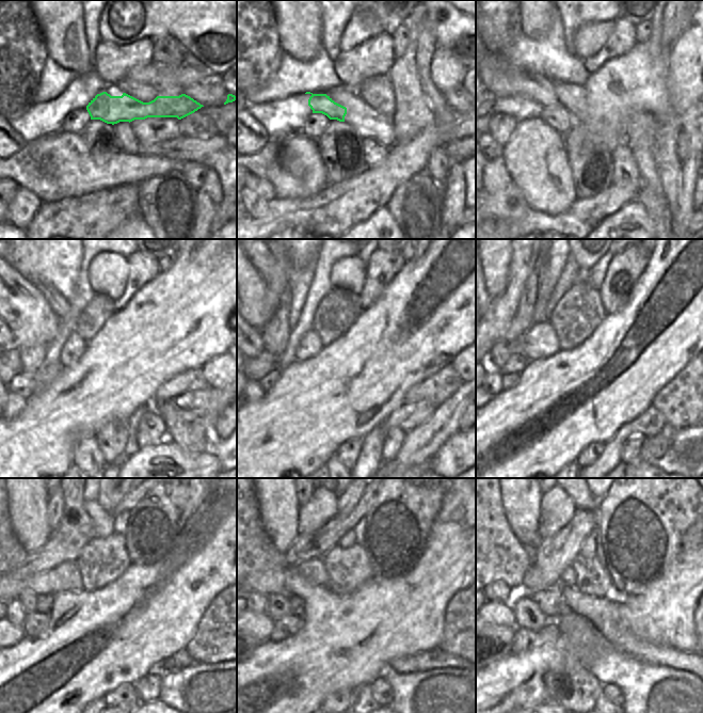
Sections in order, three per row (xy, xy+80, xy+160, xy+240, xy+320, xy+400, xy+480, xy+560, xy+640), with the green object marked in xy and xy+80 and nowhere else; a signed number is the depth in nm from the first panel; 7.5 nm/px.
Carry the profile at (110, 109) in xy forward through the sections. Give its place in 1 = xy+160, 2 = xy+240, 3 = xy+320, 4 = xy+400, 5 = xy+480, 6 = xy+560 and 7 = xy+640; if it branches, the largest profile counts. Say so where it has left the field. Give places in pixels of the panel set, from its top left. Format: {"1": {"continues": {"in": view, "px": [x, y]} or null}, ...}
{"1": {"continues": {"in": "xy+160", "px": [500, 79]}}, "2": {"continues": {"in": "xy+240", "px": [19, 303]}}, "3": {"continues": {"in": "xy+320", "px": [258, 317]}}, "4": {"continues": null}, "5": {"continues": null}, "6": {"continues": null}, "7": {"continues": null}}

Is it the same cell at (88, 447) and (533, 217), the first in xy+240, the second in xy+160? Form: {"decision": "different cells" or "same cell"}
{"decision": "different cells"}

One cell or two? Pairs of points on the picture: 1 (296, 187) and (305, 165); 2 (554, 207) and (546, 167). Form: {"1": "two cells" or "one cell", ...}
{"1": "one cell", "2": "one cell"}

